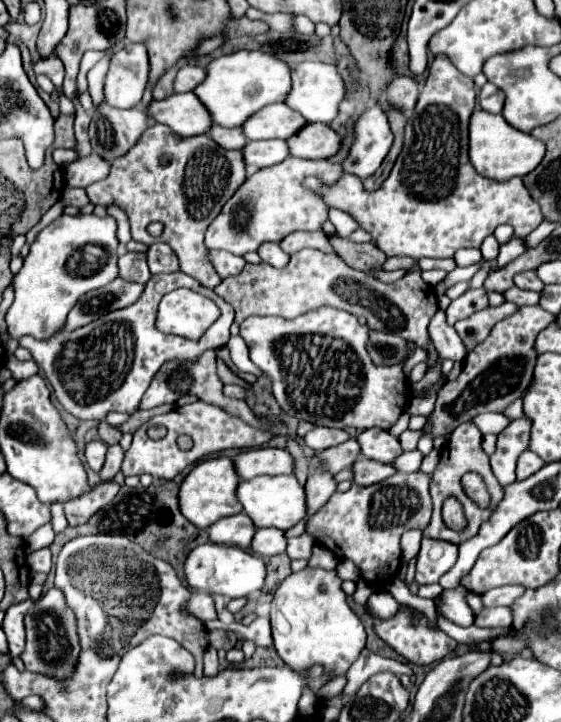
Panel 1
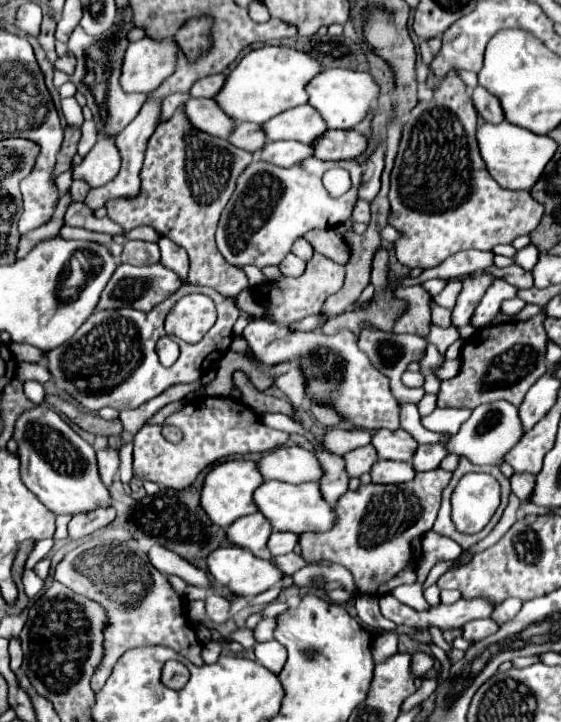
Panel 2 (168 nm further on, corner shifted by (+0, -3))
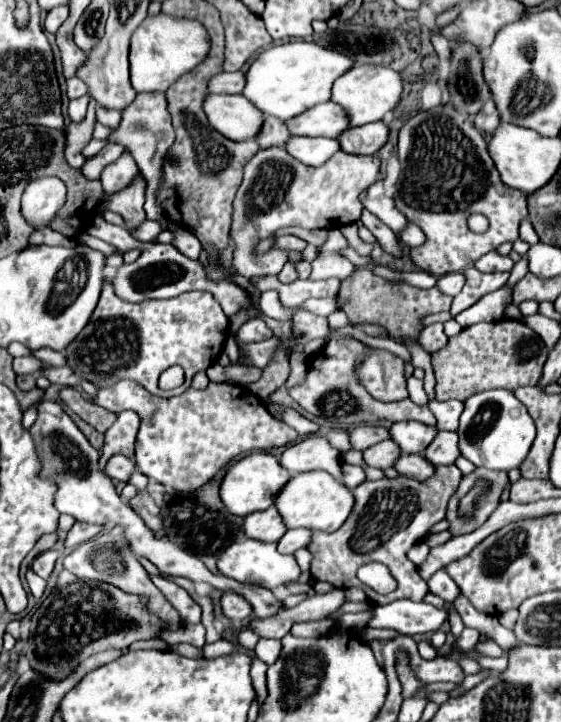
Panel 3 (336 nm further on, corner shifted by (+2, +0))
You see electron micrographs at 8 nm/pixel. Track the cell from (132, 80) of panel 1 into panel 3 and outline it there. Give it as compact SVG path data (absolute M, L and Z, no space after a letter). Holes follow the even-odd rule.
M159 12L157 16L147 16L143 20L143 24L131 36L129 62L131 62L131 84L133 84L133 88L137 92L165 92L169 86L173 86L179 80L179 76L191 72L193 68L197 68L207 58L209 46L211 46L211 42L209 42L207 30L197 20L175 18L175 16L167 16L163 12Z

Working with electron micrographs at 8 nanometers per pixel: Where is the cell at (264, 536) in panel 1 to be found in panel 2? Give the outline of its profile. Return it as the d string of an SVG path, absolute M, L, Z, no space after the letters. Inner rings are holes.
M271 533L267 547L269 547L269 551L271 551L273 557L285 555L285 553L291 553L293 551L297 539L299 537L293 535L293 533Z

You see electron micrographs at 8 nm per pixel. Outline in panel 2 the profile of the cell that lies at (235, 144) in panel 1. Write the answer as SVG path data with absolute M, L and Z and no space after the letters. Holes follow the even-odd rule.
M237 123L233 133L229 135L229 143L239 149L245 149L249 153L257 153L265 143L265 133L261 131L259 125Z

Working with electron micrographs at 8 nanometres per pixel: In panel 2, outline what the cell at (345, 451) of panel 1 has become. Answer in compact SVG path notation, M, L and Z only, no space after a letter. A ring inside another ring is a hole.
M371 445L357 447L343 455L345 459L345 471L349 471L349 477L359 477L371 469L371 465L377 461L377 453Z

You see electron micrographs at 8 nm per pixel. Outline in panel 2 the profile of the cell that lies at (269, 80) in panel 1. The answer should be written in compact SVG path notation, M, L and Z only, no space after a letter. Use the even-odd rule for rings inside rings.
M267 45L261 49L249 51L237 67L233 67L225 79L225 87L213 97L217 105L235 121L235 123L265 123L273 115L307 103L305 85L309 79L313 79L321 71L319 63L313 61L307 53Z

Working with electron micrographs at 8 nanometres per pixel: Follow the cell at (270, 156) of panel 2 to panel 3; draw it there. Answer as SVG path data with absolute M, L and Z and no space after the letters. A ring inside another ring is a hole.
M293 136L287 142L287 152L309 166L325 164L335 152L341 150L339 140L331 138L311 138L311 136Z

